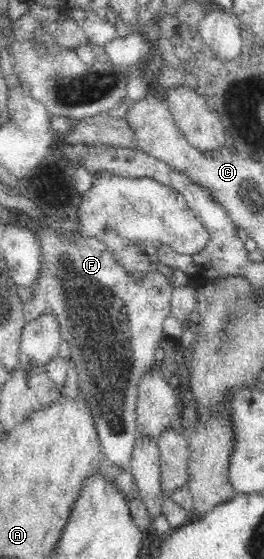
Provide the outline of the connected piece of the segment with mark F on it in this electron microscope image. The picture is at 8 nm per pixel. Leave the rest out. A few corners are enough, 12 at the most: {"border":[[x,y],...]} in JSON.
{"border":[[32,229],[25,322],[71,349],[103,461],[130,473],[138,386],[172,316],[96,238]]}

